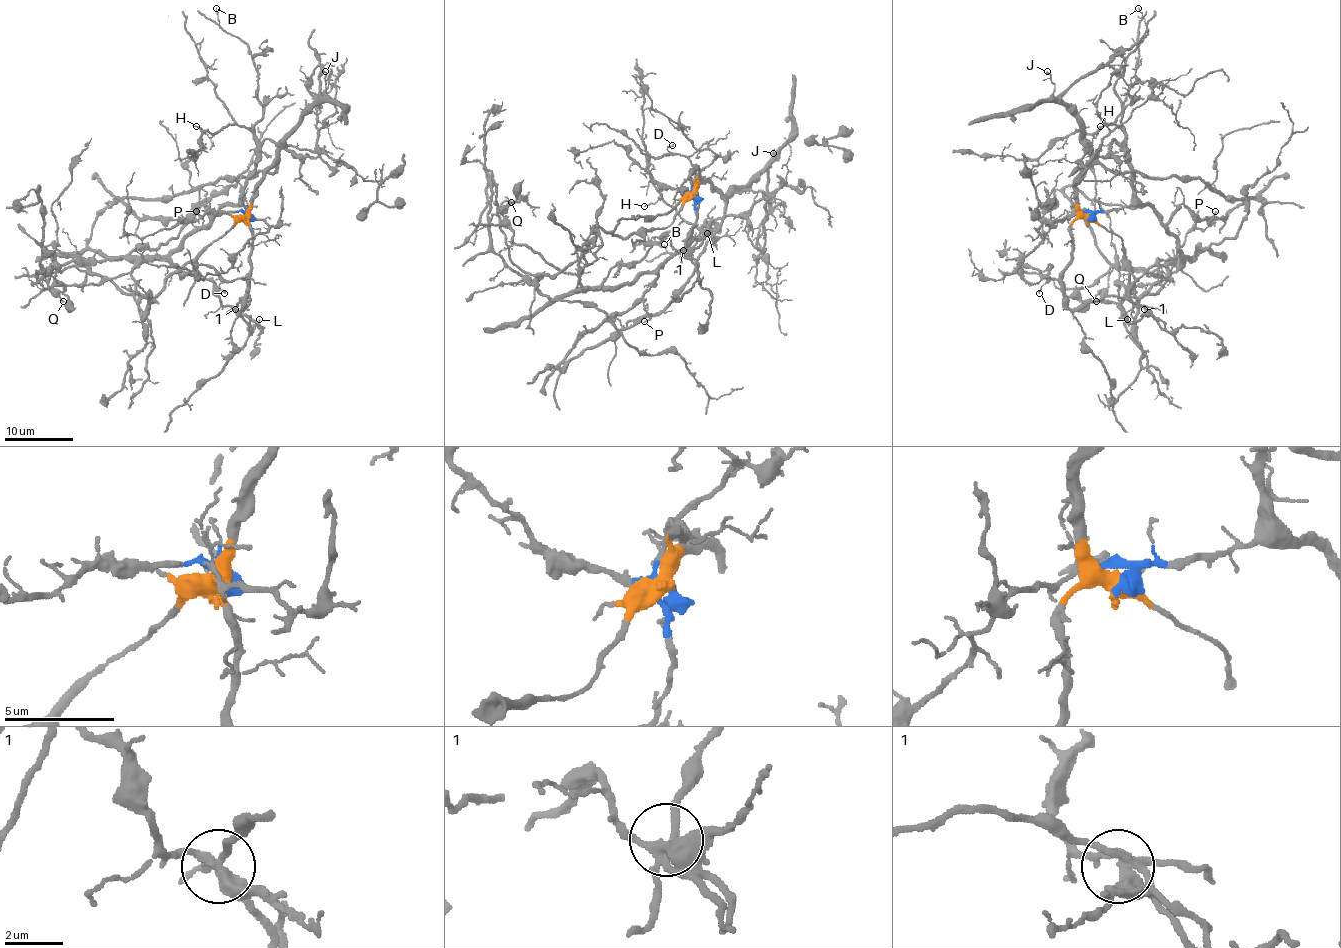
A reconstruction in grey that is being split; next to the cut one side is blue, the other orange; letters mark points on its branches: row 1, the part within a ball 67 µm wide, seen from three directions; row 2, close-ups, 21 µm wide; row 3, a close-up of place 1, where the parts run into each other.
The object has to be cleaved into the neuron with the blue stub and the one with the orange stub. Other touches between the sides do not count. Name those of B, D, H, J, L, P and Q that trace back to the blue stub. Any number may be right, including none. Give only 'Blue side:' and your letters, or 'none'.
Blue side: B, H, L, P, Q

